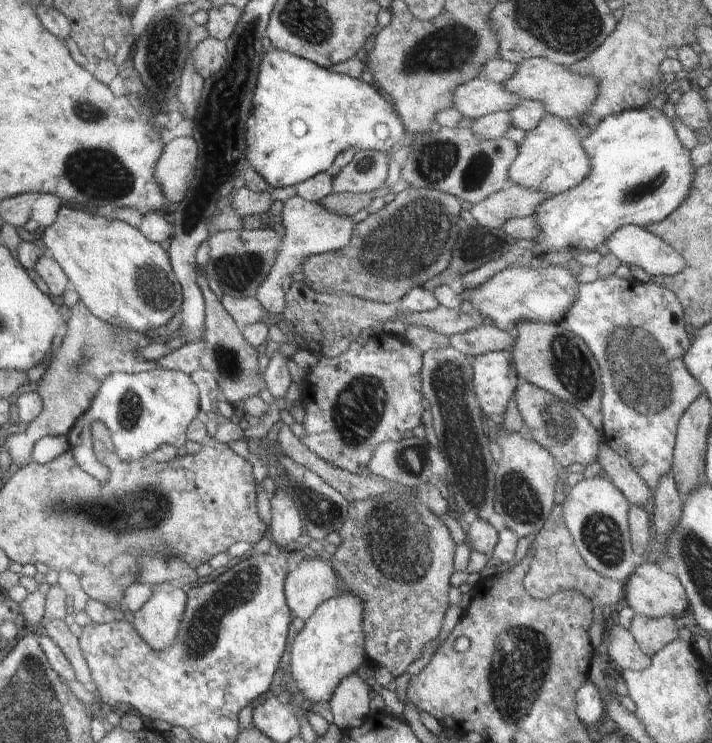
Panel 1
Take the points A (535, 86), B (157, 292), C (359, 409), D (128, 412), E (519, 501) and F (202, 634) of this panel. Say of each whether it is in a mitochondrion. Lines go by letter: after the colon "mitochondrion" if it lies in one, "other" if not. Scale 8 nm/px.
A: other
B: mitochondrion
C: mitochondrion
D: mitochondrion
E: mitochondrion
F: mitochondrion

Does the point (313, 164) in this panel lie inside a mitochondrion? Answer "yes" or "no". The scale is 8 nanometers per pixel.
no

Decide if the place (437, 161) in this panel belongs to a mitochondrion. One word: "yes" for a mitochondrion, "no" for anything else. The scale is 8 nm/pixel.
yes

